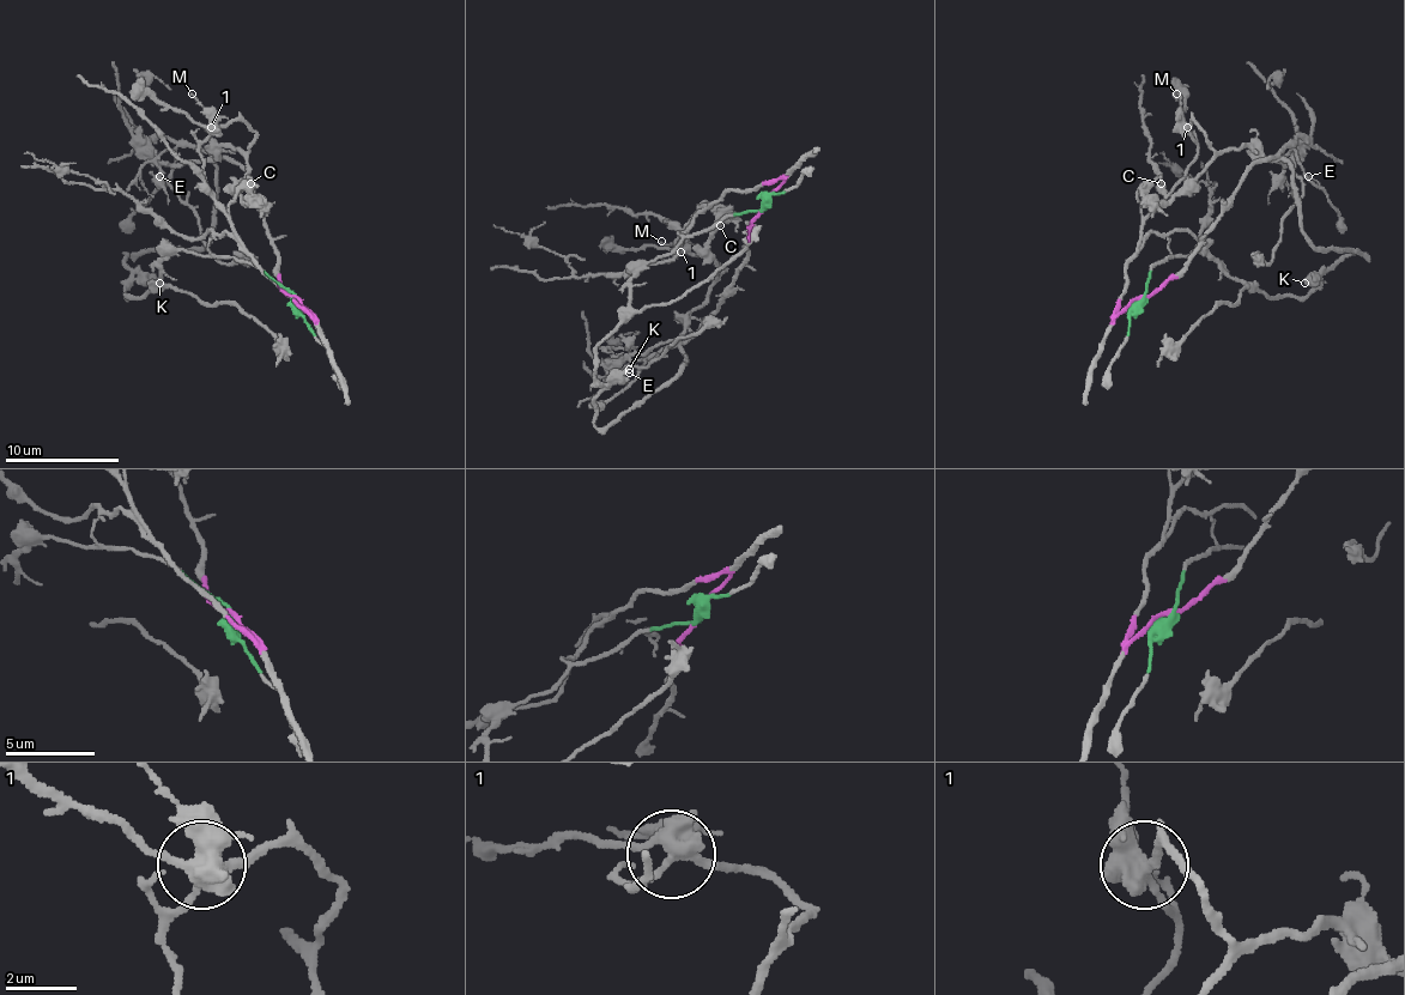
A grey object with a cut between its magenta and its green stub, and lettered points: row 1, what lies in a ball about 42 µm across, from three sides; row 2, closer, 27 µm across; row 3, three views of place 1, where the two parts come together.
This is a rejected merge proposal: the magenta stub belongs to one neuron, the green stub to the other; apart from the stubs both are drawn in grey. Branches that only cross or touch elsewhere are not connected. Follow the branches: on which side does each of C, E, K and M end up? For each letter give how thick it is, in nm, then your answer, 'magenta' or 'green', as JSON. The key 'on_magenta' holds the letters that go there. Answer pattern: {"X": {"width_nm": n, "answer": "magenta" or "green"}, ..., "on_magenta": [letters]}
{"C": {"width_nm": 150, "answer": "magenta"}, "E": {"width_nm": 100, "answer": "magenta"}, "K": {"width_nm": 320, "answer": "green"}, "M": {"width_nm": 110, "answer": "magenta"}, "on_magenta": ["C", "E", "M"]}

